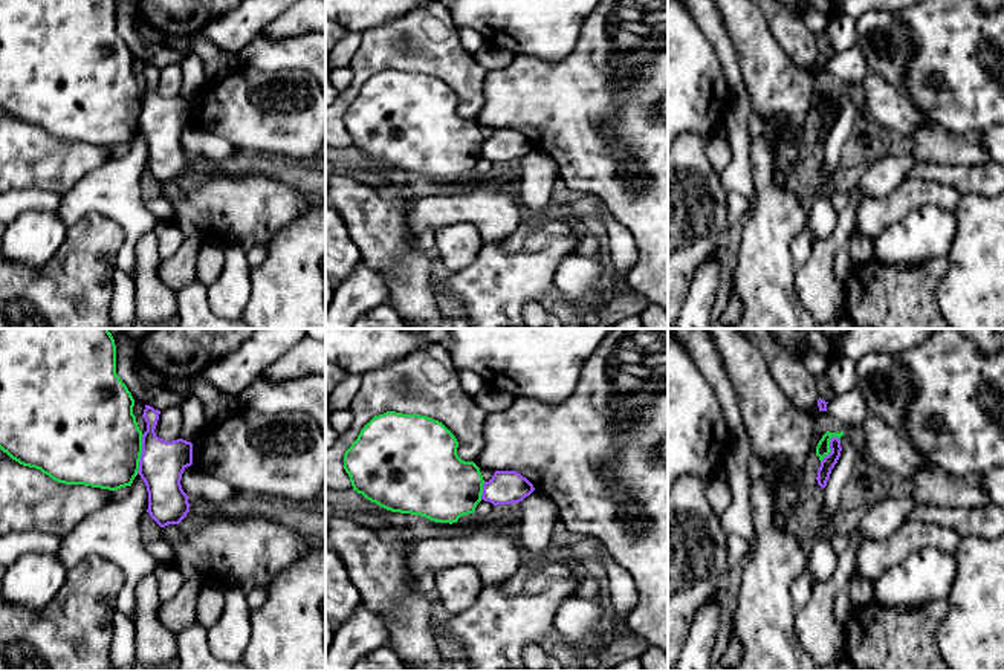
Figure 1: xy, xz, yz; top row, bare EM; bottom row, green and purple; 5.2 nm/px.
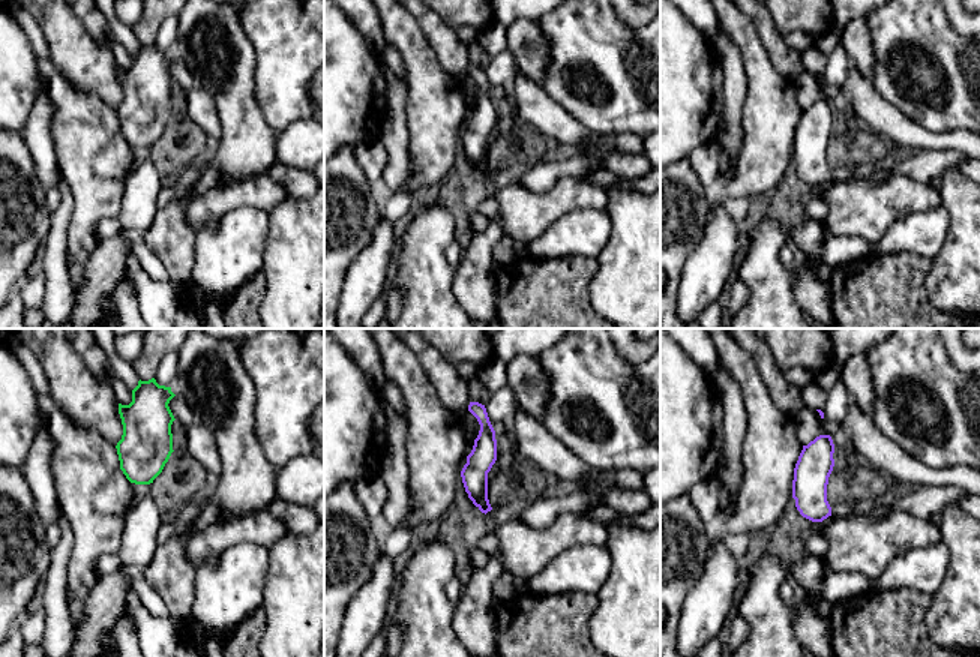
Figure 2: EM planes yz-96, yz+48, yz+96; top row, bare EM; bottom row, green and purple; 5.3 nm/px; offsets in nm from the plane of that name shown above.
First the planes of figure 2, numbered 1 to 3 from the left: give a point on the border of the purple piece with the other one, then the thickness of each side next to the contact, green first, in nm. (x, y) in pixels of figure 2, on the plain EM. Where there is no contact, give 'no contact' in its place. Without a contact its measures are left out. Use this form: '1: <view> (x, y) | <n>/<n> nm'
1: no contact
2: no contact
3: no contact

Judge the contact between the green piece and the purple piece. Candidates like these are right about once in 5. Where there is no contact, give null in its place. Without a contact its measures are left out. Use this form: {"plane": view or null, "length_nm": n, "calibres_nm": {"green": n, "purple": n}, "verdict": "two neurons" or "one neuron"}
{"plane": "xy", "length_nm": 220, "calibres_nm": {"green": 480, "purple": 240}, "verdict": "two neurons"}

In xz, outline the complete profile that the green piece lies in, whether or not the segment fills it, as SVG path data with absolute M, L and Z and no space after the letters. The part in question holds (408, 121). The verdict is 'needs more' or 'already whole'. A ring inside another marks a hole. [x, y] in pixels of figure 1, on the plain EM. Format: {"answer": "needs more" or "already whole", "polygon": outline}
{"answer": "already whole", "polygon": "M387 69L374 73L344 112L353 148L381 165L420 173L436 180L457 180L481 159L483 133L474 119L457 112L455 93L439 78Z"}

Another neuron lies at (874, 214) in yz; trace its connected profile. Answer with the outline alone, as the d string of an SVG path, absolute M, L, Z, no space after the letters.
M906 177L894 191L882 197L865 196L859 202L854 229L876 240L889 226L902 222L908 212L925 205L955 211L961 194L946 183L931 179Z

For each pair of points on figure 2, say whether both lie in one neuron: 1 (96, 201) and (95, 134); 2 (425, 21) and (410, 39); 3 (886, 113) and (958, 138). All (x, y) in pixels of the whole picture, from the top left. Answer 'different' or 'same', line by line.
1: same
2: different
3: same

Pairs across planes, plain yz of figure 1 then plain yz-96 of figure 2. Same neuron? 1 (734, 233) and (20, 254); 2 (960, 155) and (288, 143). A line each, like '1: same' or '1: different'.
1: different
2: different

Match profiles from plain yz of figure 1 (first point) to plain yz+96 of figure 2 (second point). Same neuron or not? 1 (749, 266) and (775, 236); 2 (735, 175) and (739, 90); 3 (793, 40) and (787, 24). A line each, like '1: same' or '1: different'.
1: same
2: same
3: different

